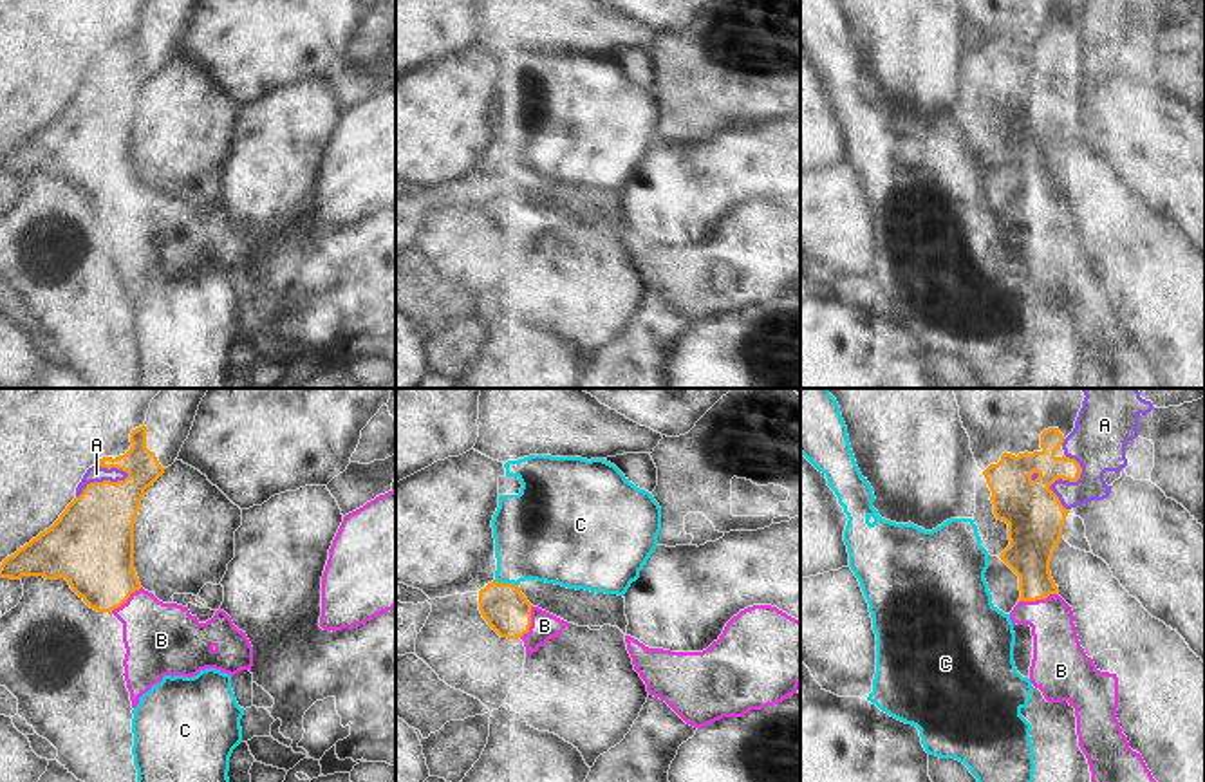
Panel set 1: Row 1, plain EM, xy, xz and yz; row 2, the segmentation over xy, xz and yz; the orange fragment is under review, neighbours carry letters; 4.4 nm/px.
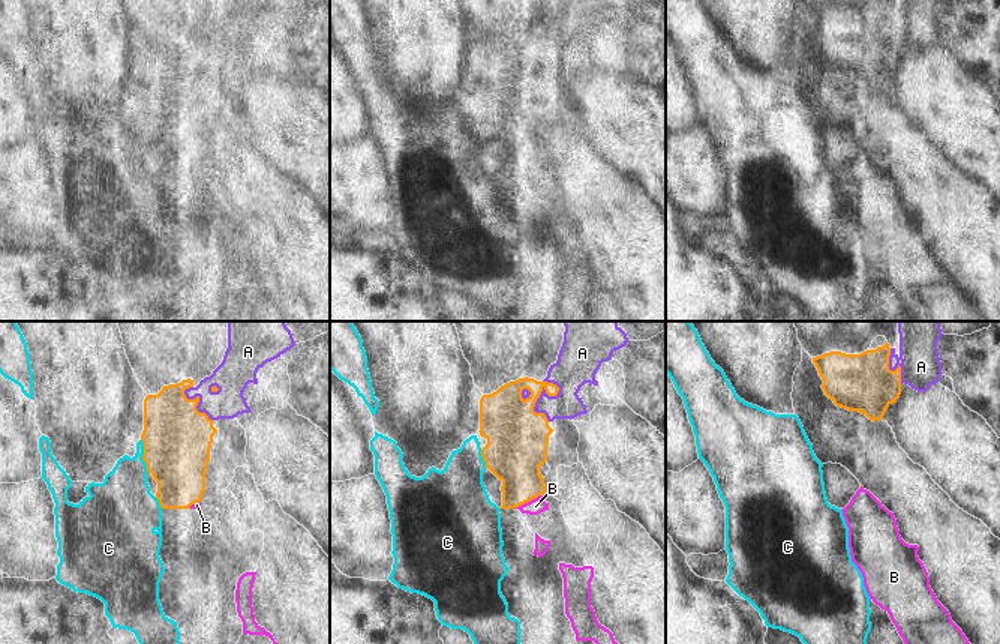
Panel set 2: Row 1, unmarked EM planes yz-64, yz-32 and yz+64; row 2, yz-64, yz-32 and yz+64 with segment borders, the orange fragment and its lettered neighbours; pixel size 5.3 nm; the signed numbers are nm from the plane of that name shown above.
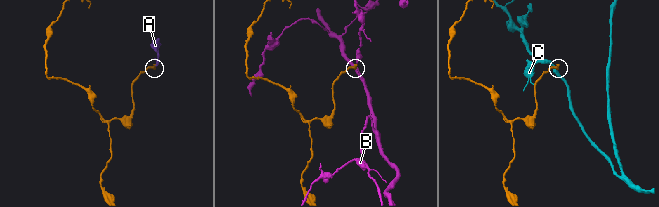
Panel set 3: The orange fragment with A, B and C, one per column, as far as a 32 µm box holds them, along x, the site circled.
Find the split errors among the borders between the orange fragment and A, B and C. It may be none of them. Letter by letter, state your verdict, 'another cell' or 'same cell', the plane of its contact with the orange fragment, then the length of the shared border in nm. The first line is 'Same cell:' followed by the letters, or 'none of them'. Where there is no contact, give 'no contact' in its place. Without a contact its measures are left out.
Same cell: B
A: another cell; meets orange in xy; contact 260 nm long
B: same cell; meets orange in yz; contact 180 nm long
C: another cell; meets orange in xz; contact 110 nm long

